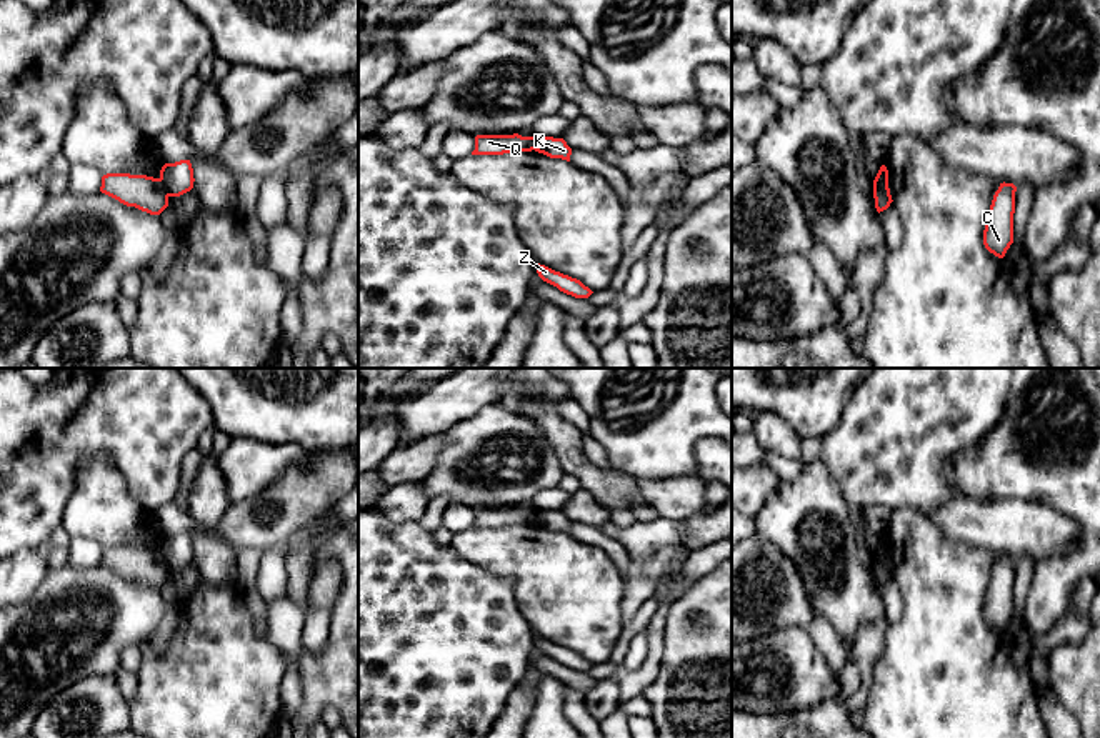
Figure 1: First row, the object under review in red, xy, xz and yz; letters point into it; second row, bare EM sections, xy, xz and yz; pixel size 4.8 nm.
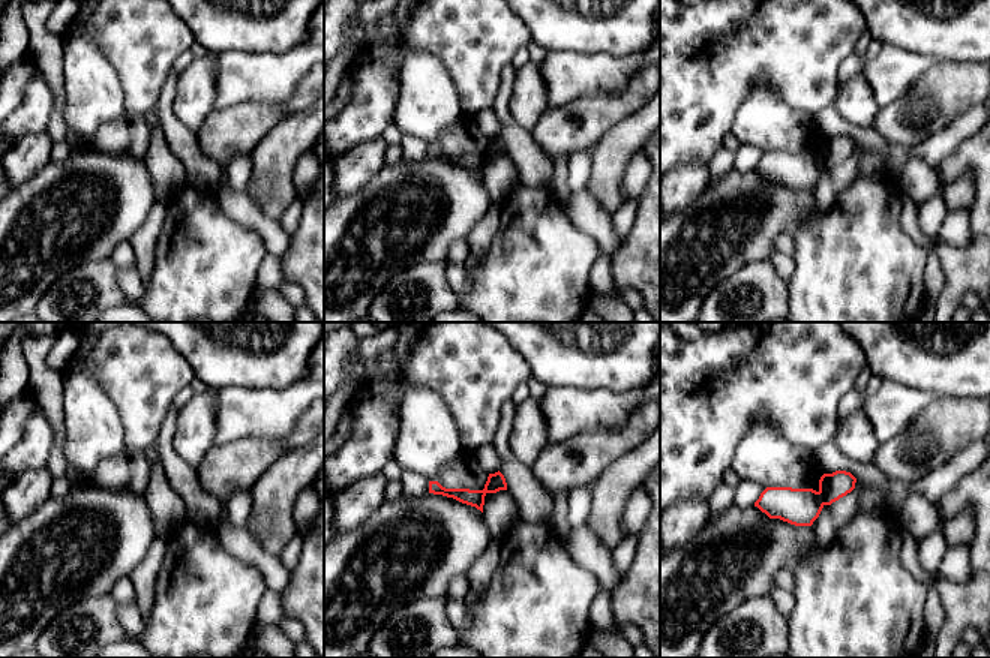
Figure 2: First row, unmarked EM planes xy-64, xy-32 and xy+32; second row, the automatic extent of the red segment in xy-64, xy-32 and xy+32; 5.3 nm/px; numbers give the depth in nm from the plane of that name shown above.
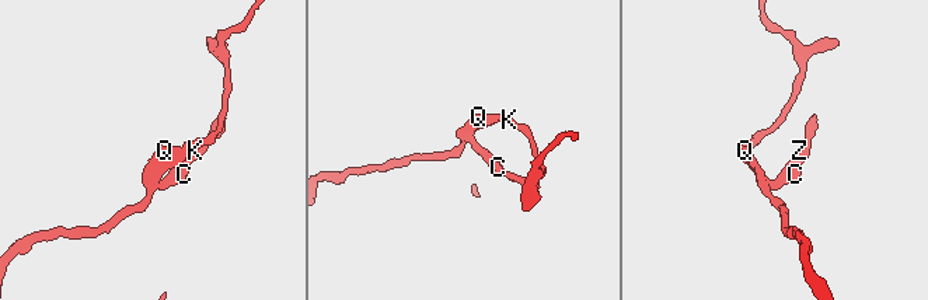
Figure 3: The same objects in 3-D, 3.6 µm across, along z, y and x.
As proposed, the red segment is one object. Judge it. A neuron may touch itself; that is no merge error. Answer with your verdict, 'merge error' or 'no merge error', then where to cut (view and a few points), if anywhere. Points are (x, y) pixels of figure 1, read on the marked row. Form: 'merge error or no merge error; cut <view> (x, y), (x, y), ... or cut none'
merge error; cut xy (159, 179), (170, 195)

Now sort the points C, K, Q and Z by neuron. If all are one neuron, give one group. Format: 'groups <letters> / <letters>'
groups C Q Z / K

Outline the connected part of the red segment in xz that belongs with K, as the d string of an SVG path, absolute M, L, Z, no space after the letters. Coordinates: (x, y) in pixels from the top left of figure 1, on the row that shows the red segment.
M537 137L535 152L543 153L550 158L562 158L567 162L570 162L572 155L572 148L567 145L563 138L553 138L553 137Z

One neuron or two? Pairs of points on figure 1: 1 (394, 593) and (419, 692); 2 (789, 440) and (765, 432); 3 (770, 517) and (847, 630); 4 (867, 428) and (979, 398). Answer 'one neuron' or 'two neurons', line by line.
1: one neuron
2: one neuron
3: one neuron
4: one neuron

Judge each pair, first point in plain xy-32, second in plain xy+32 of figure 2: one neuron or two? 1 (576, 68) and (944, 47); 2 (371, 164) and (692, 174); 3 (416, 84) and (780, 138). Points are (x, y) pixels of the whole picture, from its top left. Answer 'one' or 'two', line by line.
1: two
2: one
3: one

